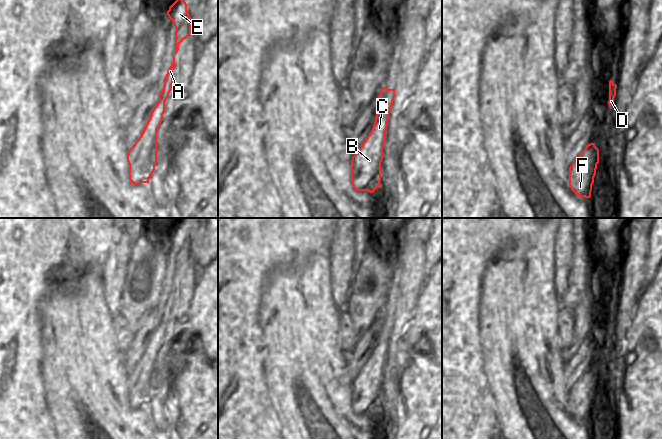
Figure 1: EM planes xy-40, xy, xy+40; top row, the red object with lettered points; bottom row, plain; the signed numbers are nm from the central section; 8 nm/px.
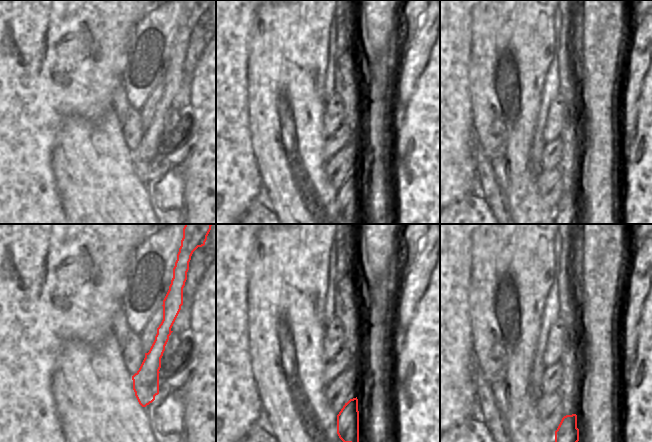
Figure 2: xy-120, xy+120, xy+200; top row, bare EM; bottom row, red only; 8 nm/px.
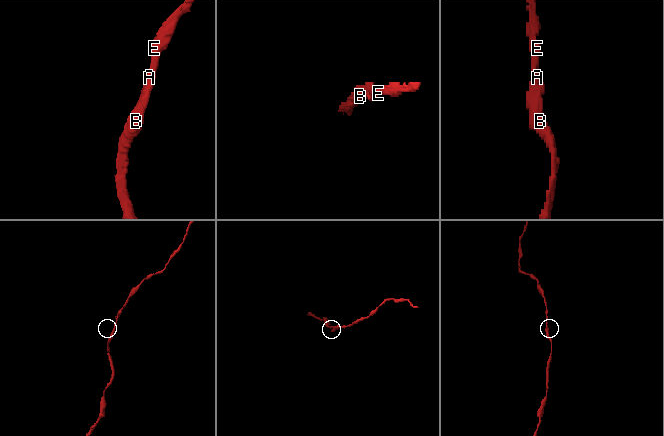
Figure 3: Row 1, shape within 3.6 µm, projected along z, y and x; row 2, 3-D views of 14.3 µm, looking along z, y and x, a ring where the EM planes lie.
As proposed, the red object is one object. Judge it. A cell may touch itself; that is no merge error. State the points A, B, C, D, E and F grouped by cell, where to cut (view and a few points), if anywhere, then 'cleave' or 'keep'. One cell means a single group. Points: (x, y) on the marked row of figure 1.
A B C D E F | no cut | keep

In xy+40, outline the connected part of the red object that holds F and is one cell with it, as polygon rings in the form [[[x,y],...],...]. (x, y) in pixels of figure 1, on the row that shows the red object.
[[[595,143],[588,144],[569,167],[569,186],[580,197],[590,198],[597,164],[599,149]]]

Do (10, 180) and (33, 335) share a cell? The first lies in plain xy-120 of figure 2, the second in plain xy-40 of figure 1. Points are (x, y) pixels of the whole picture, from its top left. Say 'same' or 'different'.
same

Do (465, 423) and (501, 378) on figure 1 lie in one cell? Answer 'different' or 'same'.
different

